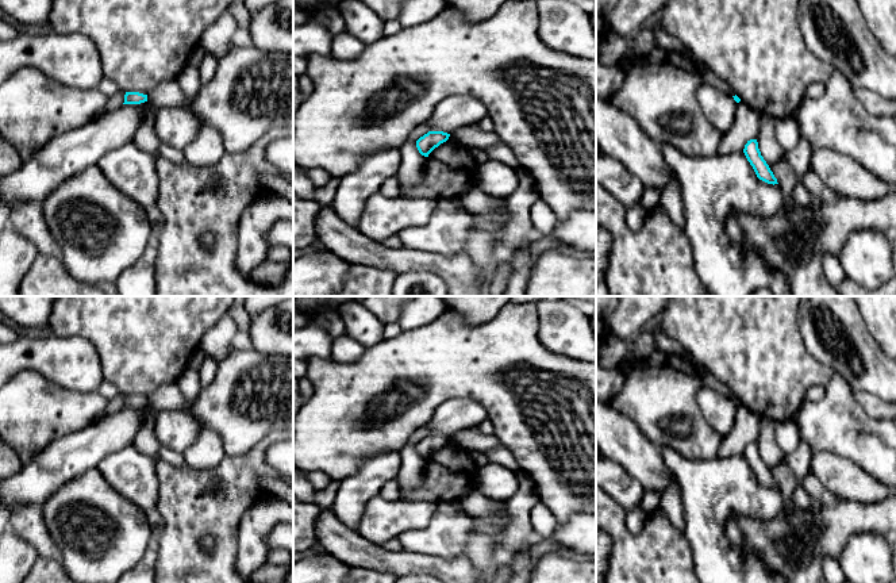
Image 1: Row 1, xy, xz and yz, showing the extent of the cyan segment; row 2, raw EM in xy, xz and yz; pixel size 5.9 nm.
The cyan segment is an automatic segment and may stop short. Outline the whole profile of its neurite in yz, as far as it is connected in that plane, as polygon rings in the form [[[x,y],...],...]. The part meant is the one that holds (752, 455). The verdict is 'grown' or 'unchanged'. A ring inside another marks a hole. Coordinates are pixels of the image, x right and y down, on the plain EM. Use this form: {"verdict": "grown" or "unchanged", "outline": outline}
{"verdict": "unchanged", "outline": [[[757,442],[747,444],[747,446],[745,448],[743,456],[760,483],[773,488],[778,487],[769,468],[761,459]]]}

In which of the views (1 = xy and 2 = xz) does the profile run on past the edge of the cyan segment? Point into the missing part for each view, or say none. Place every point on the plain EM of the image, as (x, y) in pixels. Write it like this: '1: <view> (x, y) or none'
1: none
2: none

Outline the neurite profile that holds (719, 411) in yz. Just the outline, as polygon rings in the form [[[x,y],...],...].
[[[705,386],[696,394],[697,404],[710,426],[722,437],[727,437],[734,426],[738,406],[731,396],[724,396]]]

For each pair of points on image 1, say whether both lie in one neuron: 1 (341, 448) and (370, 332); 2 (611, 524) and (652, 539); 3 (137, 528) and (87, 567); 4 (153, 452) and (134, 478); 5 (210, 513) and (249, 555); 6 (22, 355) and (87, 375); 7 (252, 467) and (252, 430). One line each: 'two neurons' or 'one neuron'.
1: two neurons
2: one neuron
3: one neuron
4: two neurons
5: two neurons
6: one neuron
7: two neurons

